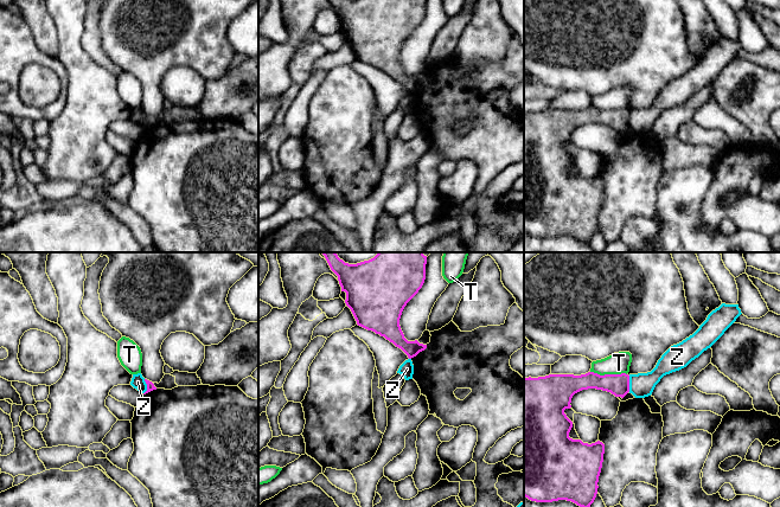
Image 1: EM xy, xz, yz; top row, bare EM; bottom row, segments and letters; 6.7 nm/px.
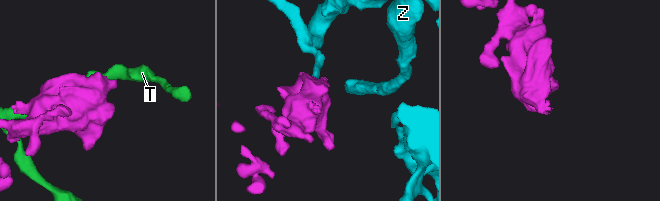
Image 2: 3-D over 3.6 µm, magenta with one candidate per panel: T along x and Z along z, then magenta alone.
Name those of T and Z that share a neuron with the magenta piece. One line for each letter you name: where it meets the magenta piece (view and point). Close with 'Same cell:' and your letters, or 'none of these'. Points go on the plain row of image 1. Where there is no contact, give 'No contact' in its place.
Same cell: none of these

